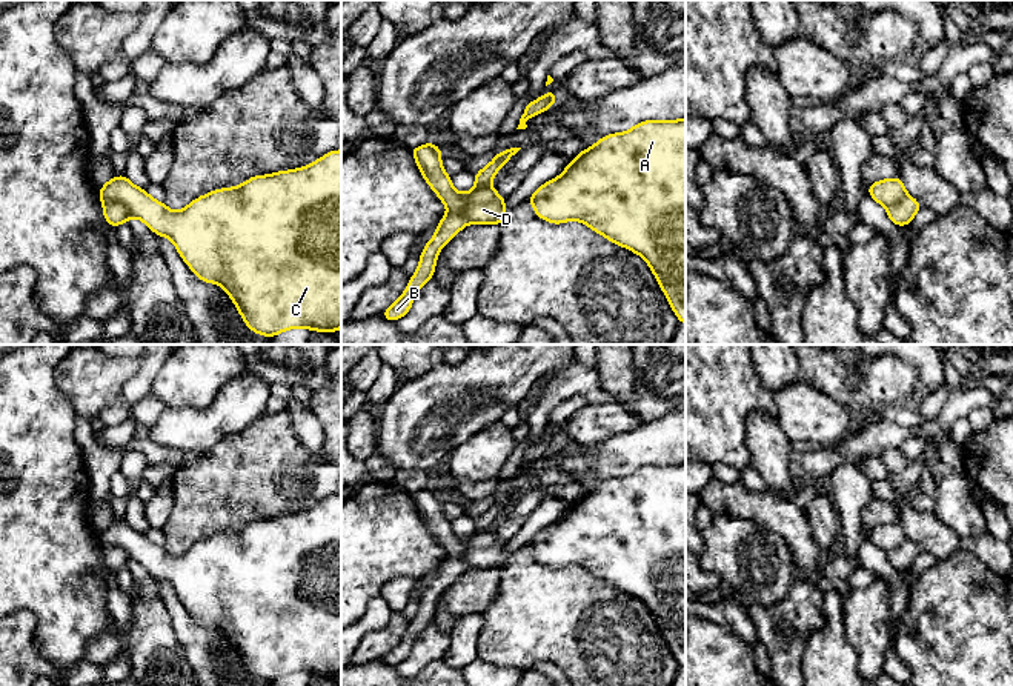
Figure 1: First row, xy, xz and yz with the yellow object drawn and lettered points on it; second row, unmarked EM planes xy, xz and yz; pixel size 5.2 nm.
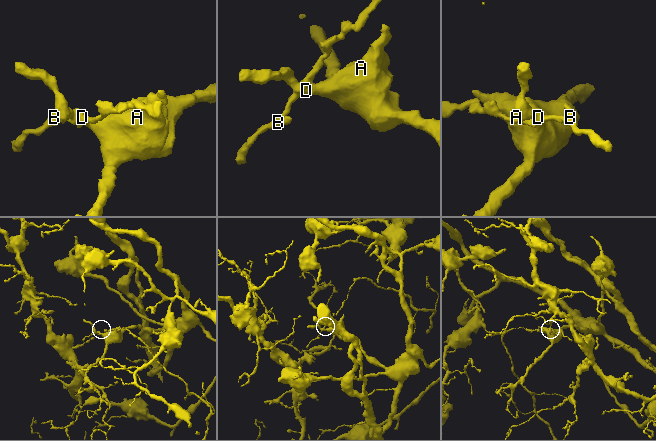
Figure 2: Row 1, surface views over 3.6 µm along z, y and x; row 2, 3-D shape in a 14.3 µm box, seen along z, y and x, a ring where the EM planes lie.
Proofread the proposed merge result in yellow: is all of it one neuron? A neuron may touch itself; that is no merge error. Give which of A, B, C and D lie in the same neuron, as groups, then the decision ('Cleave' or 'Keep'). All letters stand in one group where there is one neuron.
Groups: A C D / B. Cleave

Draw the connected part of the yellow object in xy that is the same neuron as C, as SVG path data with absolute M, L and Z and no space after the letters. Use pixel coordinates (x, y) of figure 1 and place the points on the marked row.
M341 149L303 168L255 175L237 188L208 192L178 212L154 200L126 175L105 183L98 197L123 203L131 217L169 238L201 281L217 283L228 292L249 331L272 338L294 328L334 334L341 328Z

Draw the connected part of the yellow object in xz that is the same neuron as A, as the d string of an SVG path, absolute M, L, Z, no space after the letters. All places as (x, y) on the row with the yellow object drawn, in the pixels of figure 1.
M686 118L646 120L626 132L601 137L527 201L549 223L581 221L610 243L641 255L686 325Z

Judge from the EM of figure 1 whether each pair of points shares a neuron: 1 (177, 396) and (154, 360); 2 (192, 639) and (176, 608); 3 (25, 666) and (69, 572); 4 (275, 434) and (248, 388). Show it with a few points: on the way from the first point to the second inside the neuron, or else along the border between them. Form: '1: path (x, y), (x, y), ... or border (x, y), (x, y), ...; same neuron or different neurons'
1: border (166, 360), (152, 383), (151, 392); different neurons
2: path (188, 631), (180, 616); same neuron
3: border (26, 611), (36, 617), (34, 648), (59, 669); different neurons
4: border (266, 411), (245, 428), (232, 432); different neurons

